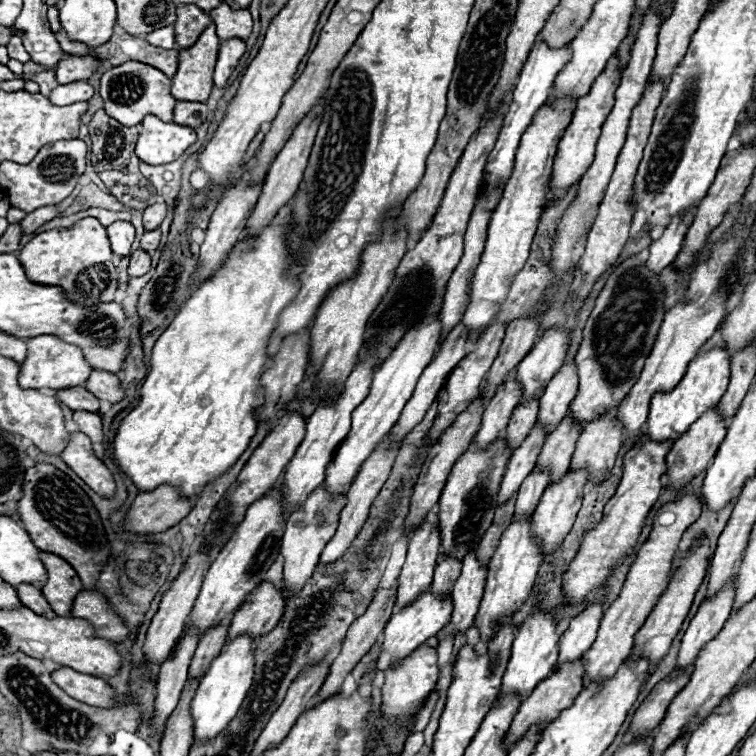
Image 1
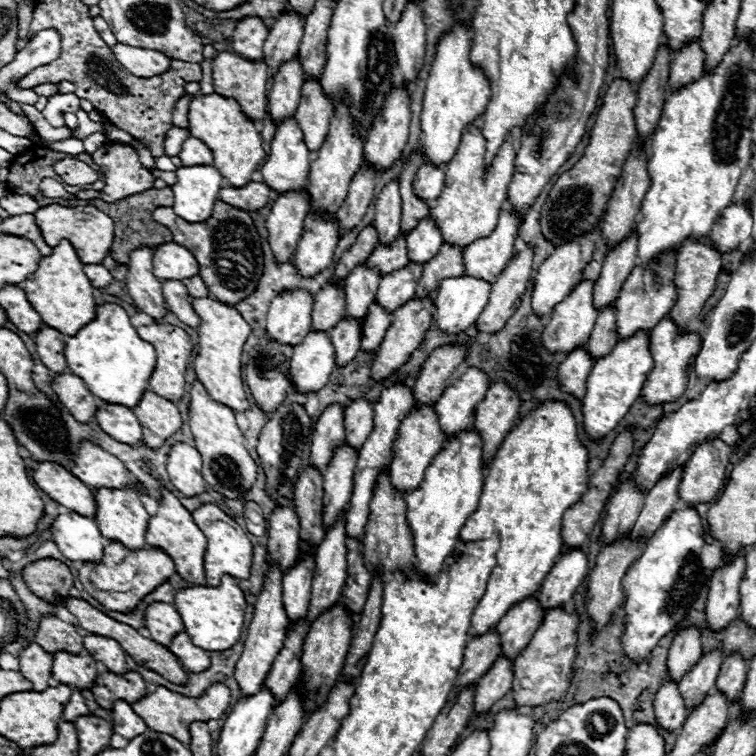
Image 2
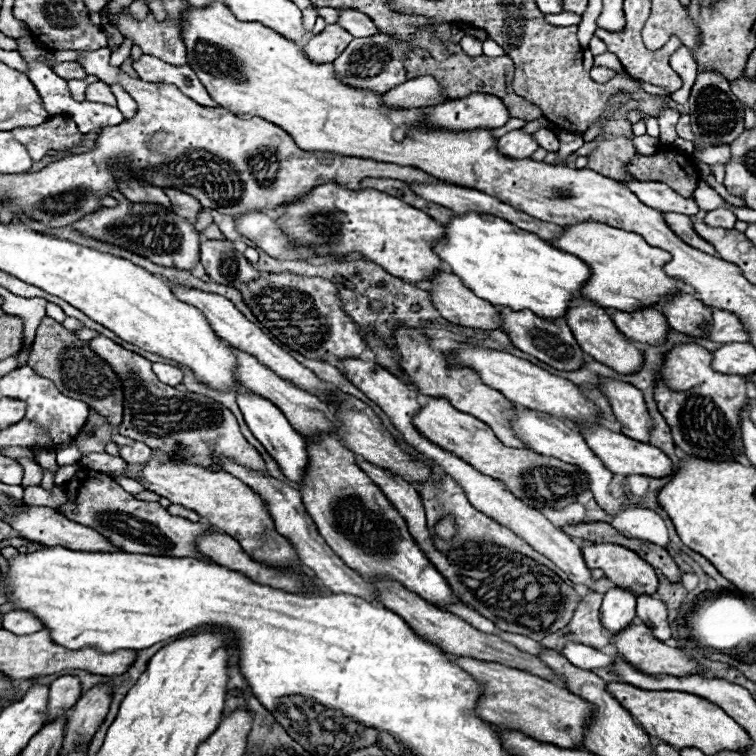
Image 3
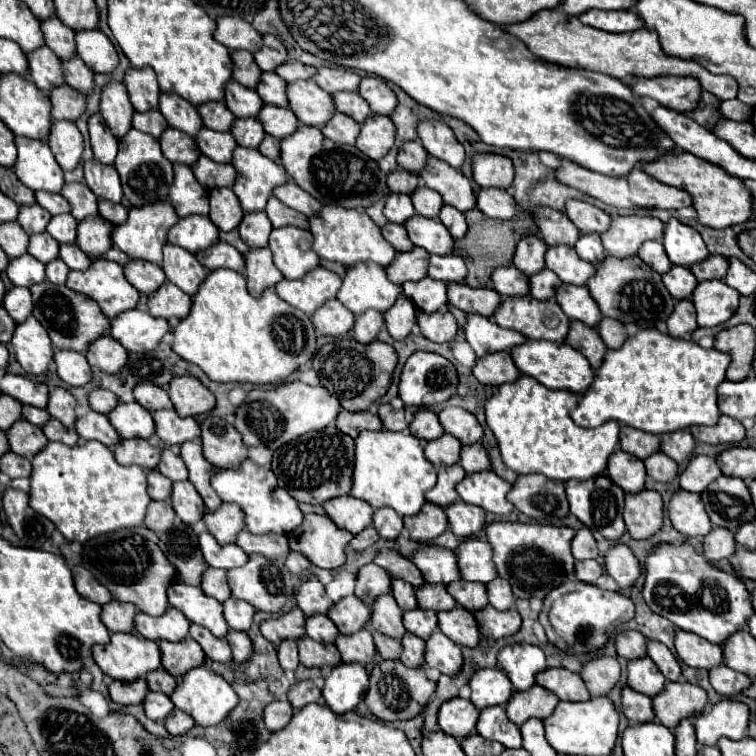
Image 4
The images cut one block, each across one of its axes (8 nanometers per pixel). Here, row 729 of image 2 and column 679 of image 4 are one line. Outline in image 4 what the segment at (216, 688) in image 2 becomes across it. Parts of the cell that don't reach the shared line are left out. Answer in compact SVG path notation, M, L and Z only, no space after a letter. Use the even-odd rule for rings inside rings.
M674 150L670 154L666 152L658 160L642 162L640 168L662 184L686 190L692 198L692 208L696 210L696 220L704 226L726 228L732 224L746 222L752 216L752 212L750 212L750 204L752 204L750 190L746 190L742 180L726 174L716 164L710 164L710 162L690 154L690 152L684 152L684 150Z

